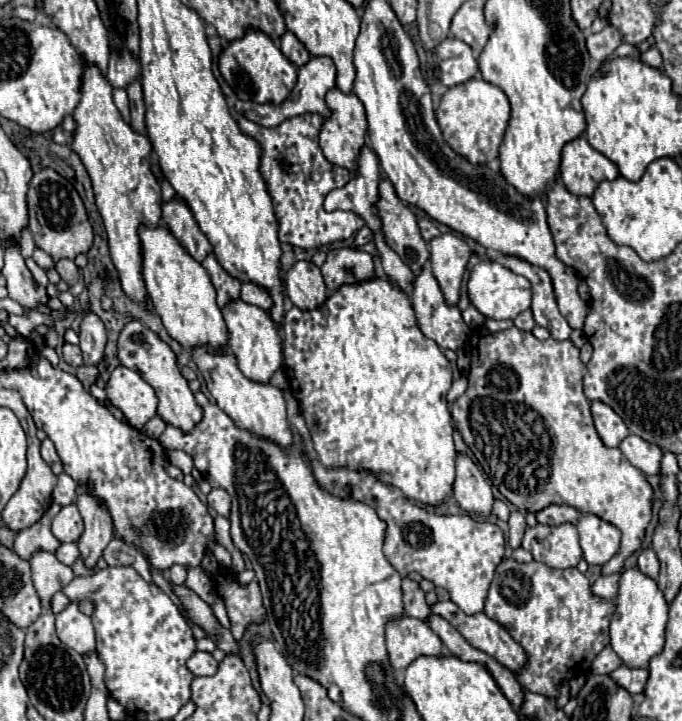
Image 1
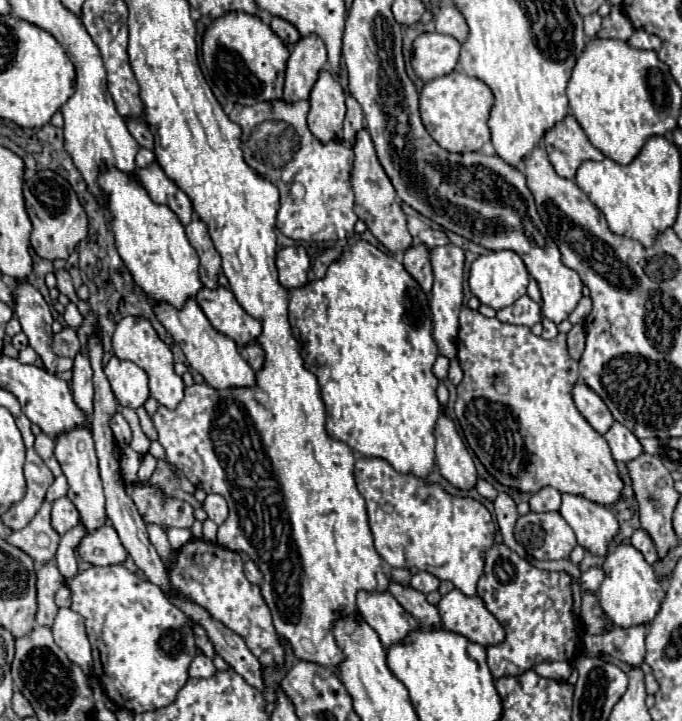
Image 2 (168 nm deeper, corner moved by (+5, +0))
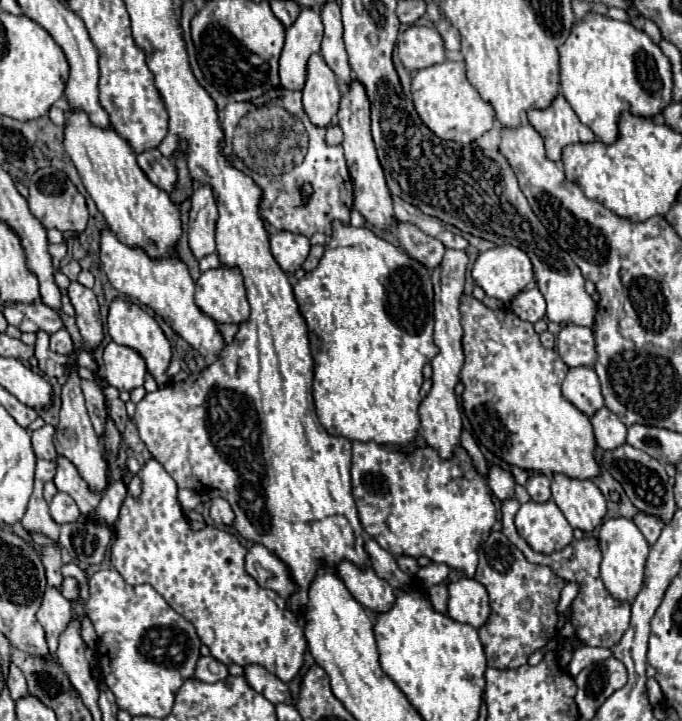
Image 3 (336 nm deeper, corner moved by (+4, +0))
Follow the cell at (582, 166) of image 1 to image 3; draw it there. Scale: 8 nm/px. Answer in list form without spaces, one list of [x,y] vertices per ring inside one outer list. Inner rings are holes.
[[[558,96],[548,110],[528,112],[528,120],[544,138],[546,156],[558,164],[562,160],[562,148],[566,148],[566,144],[596,140],[594,132],[578,120],[576,112],[570,108],[564,96]]]

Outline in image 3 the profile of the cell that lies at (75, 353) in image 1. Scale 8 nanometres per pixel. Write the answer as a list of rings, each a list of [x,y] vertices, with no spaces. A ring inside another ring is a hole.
[[[58,330],[50,336],[50,350],[52,352],[58,352],[62,356],[72,356],[74,354],[74,342],[68,334],[68,330]]]

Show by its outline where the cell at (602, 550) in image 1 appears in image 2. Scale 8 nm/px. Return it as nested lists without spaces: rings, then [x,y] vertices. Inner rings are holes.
[[[561,494],[559,514],[573,528],[577,542],[593,554],[605,556],[613,536],[617,534],[617,518],[613,512],[579,494]]]

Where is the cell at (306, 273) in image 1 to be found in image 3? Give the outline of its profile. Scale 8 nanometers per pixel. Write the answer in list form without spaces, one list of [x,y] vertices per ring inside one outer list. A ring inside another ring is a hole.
[[[278,232],[270,236],[270,248],[280,264],[280,268],[286,274],[292,274],[302,268],[308,252],[310,252],[310,242],[306,236],[292,234],[292,232]]]

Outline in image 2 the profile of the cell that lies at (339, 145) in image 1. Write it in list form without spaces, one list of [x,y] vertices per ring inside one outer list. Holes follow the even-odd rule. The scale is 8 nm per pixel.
[[[323,68],[309,94],[309,130],[321,142],[331,142],[341,134],[341,124],[345,116],[345,94],[333,78],[333,74]]]

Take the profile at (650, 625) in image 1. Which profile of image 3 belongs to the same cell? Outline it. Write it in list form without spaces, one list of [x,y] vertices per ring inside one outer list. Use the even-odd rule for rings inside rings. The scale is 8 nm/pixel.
[[[614,518],[606,520],[600,526],[600,550],[602,550],[602,564],[600,564],[600,578],[610,592],[610,596],[618,602],[632,604],[642,588],[644,580],[644,566],[646,556],[650,552],[648,542],[644,540],[642,532],[636,528],[632,520],[626,518]]]

